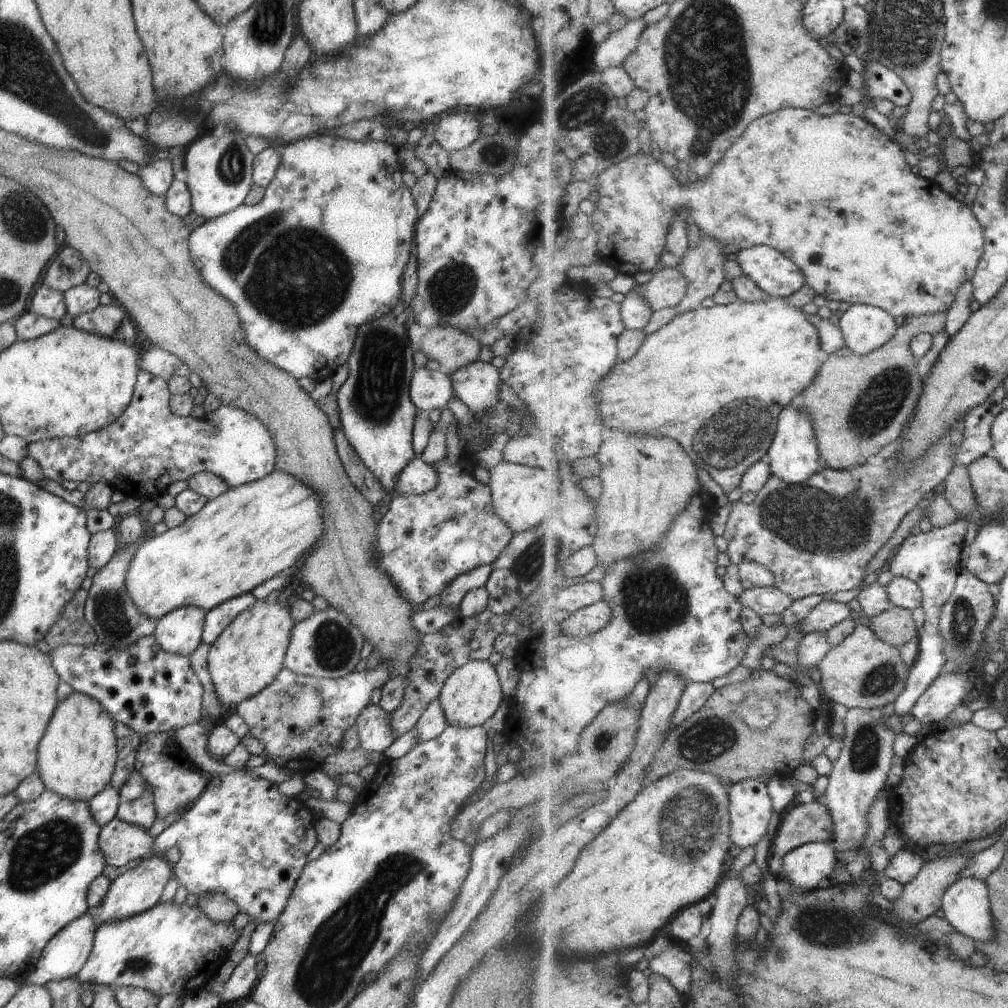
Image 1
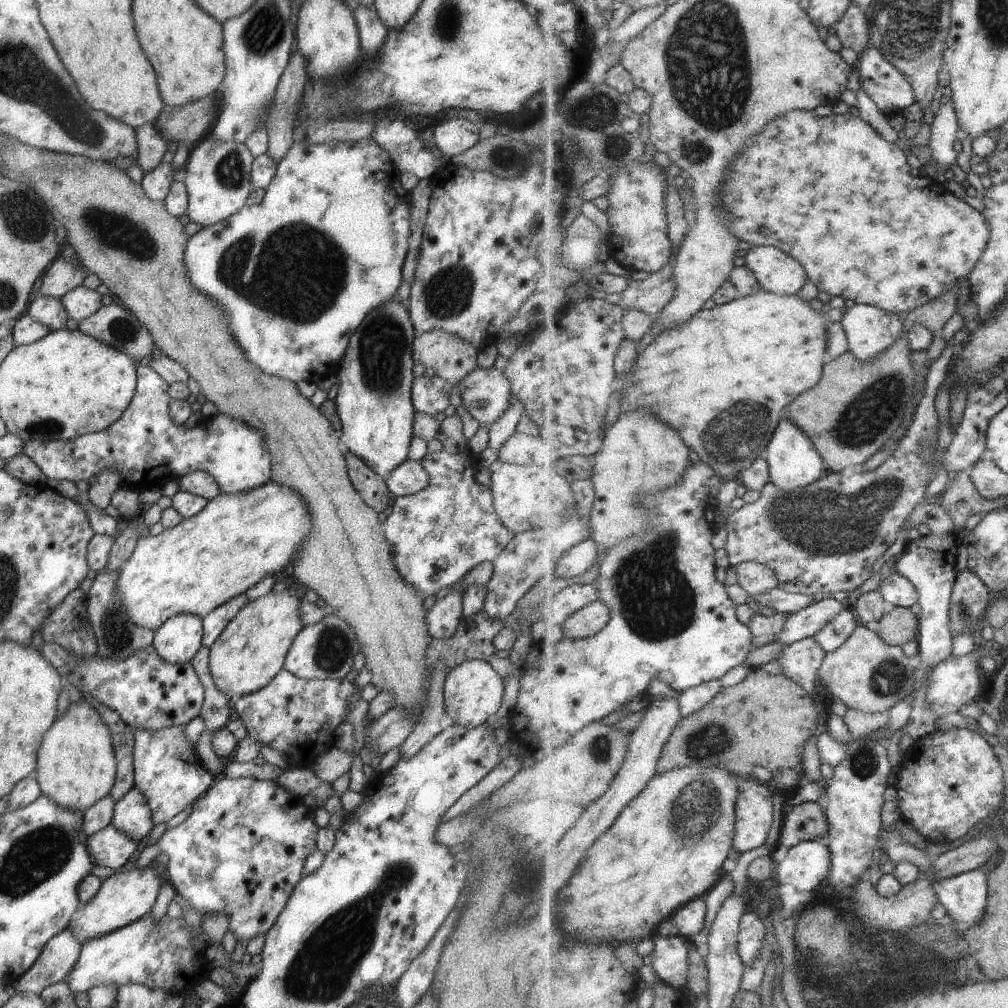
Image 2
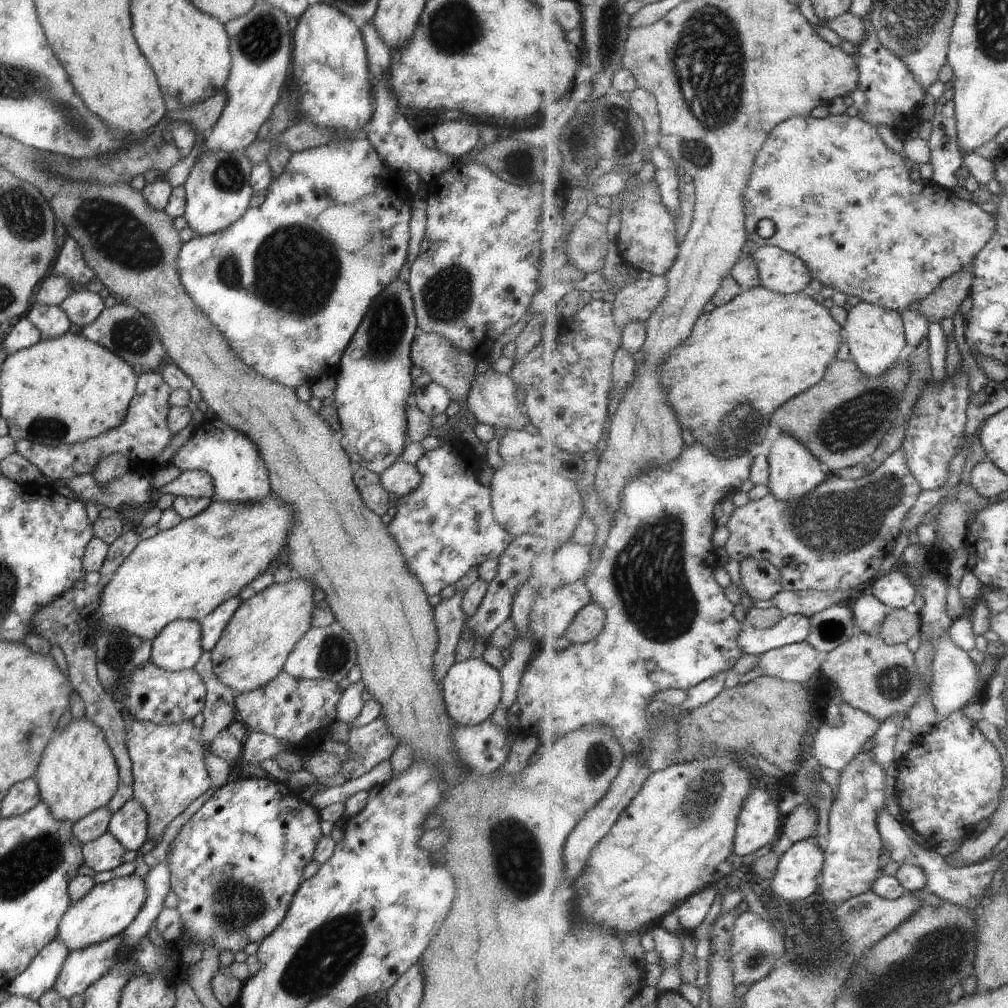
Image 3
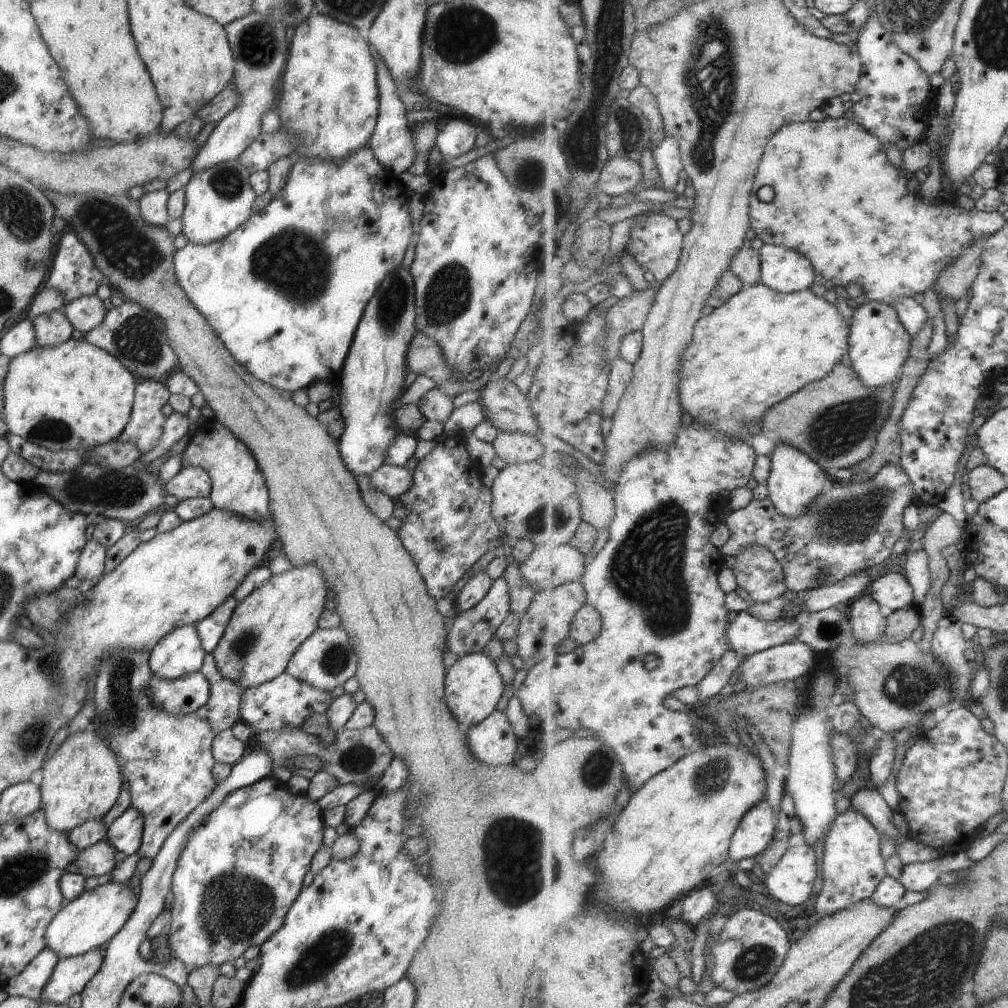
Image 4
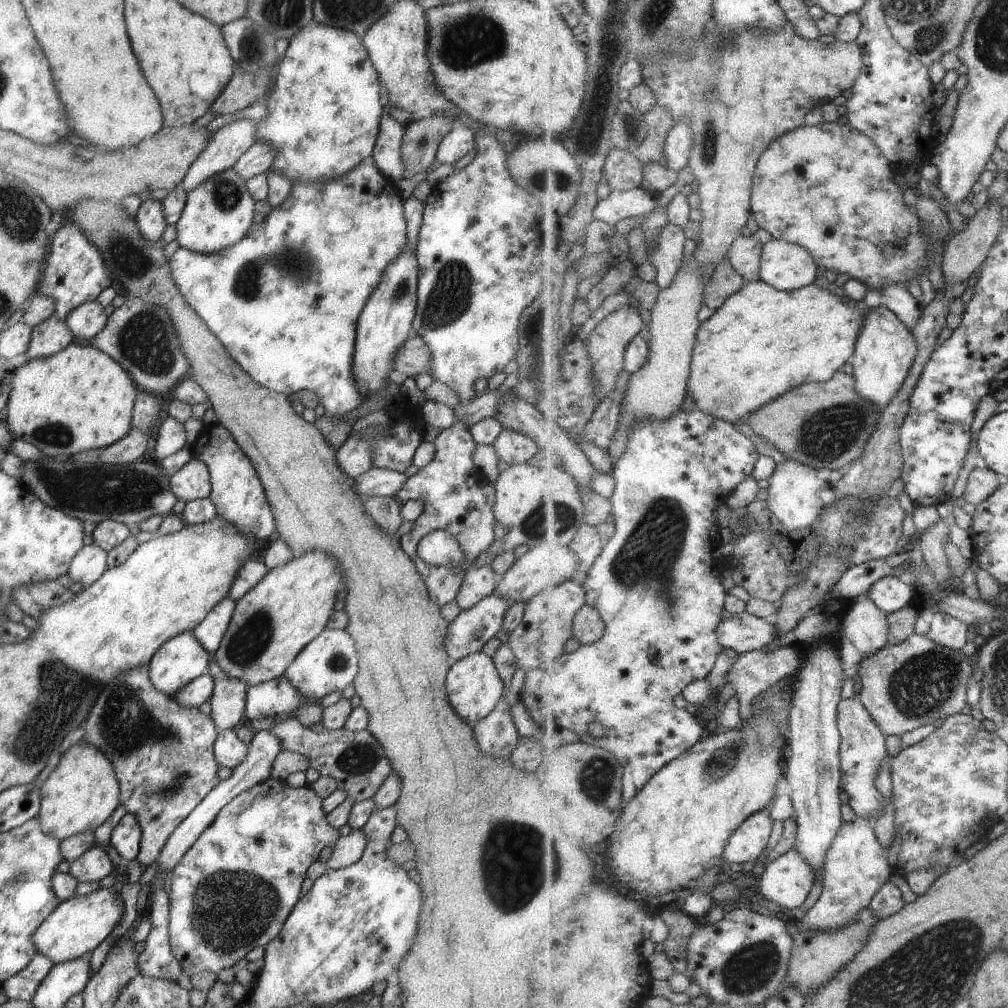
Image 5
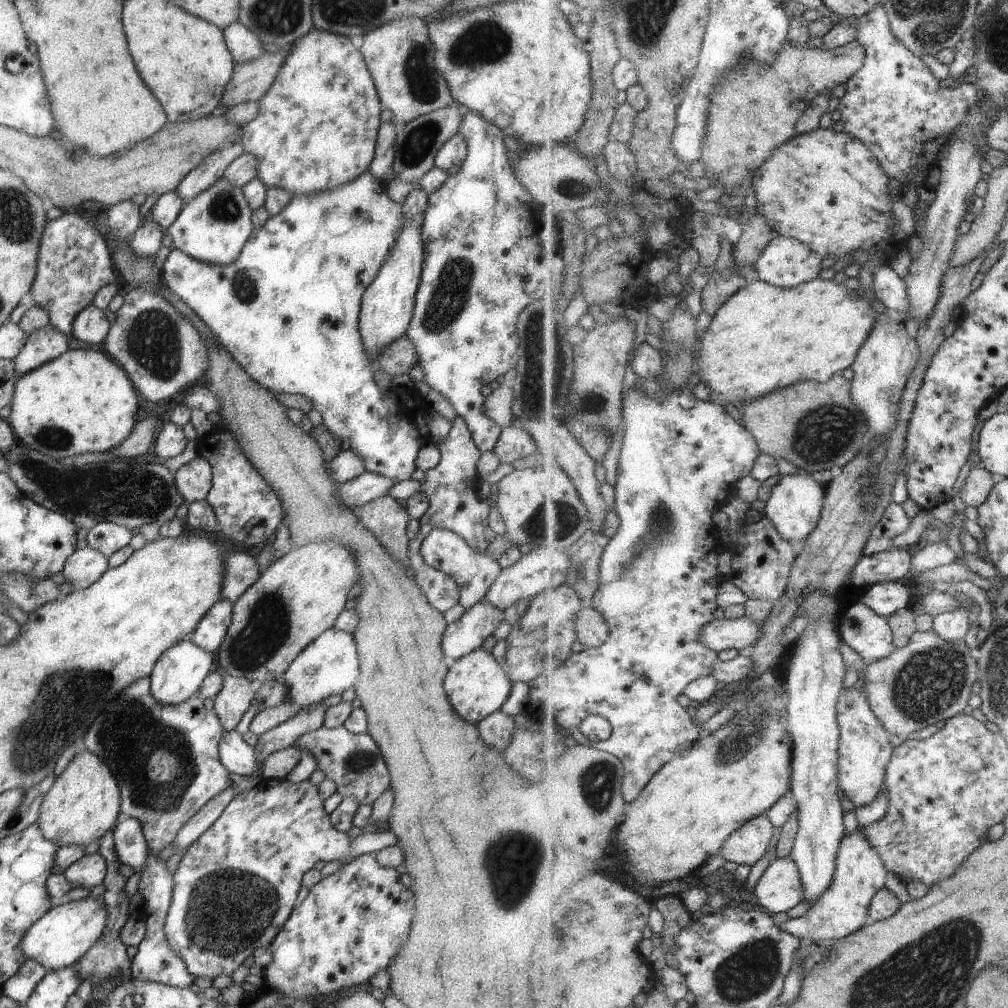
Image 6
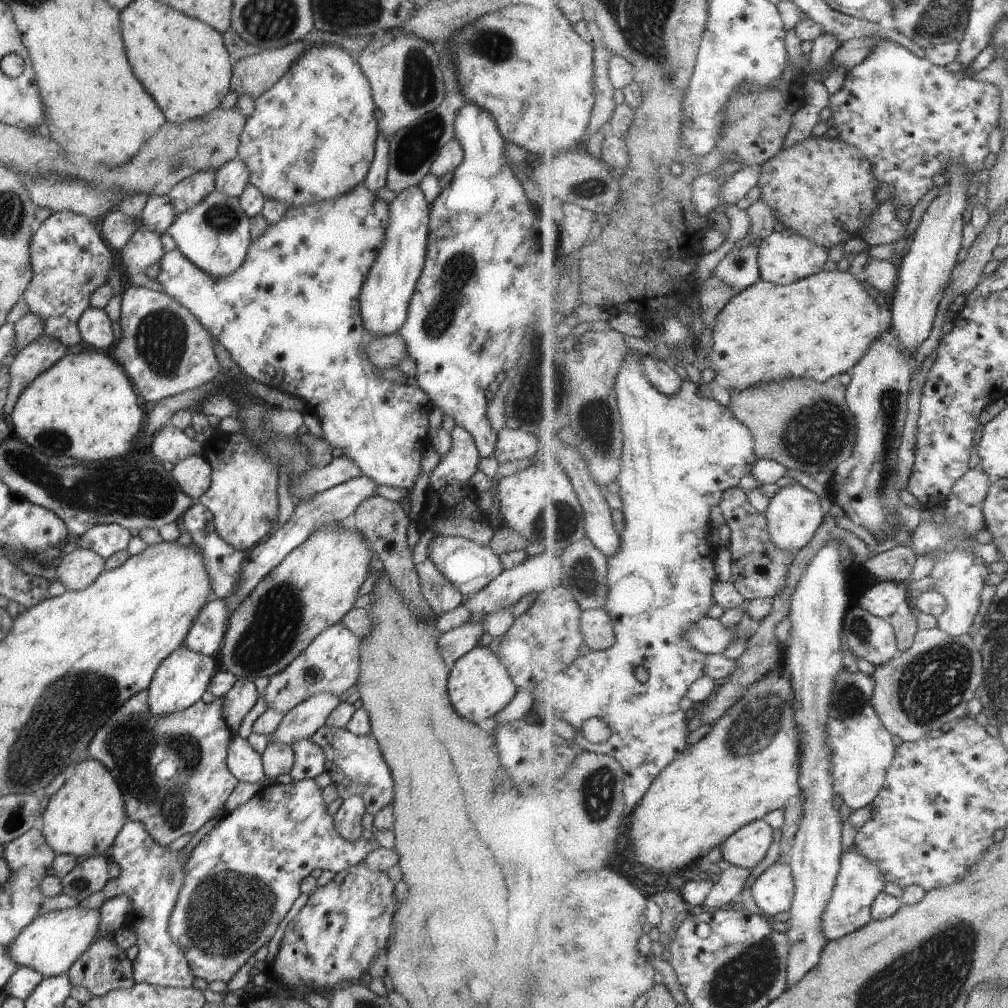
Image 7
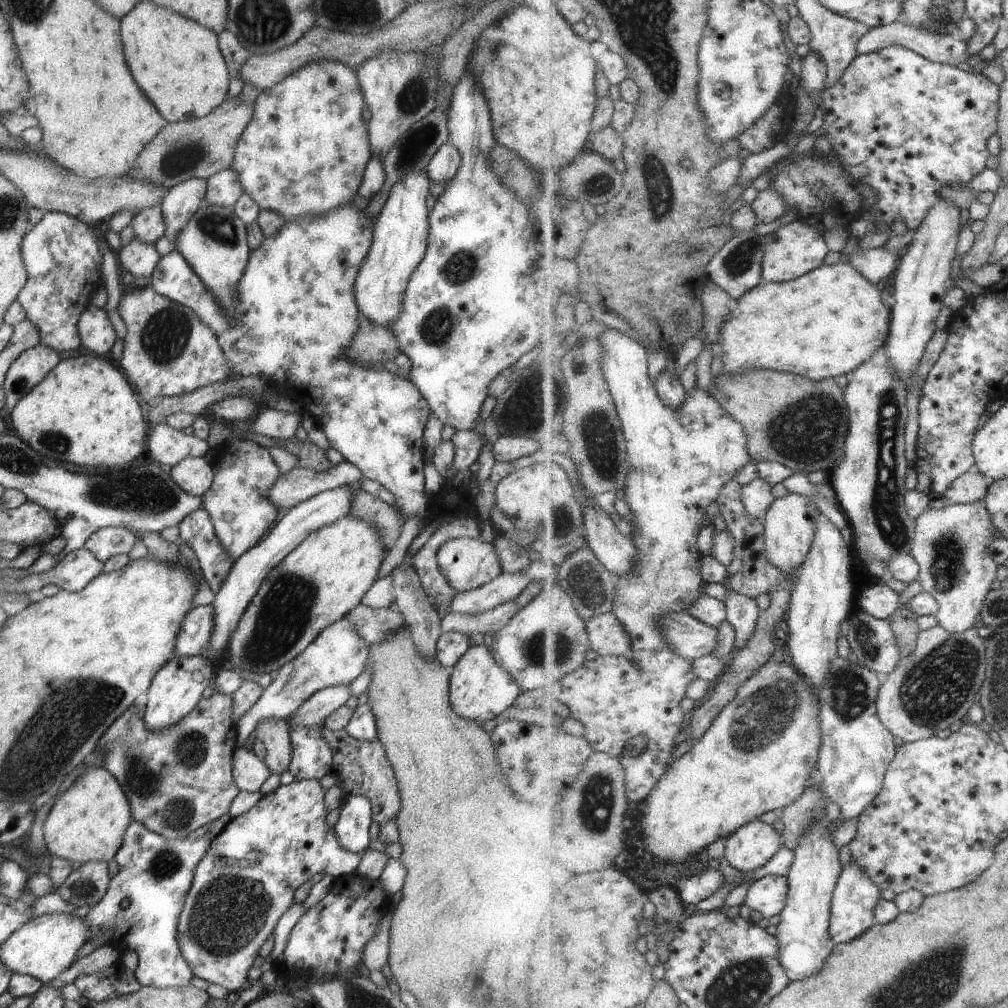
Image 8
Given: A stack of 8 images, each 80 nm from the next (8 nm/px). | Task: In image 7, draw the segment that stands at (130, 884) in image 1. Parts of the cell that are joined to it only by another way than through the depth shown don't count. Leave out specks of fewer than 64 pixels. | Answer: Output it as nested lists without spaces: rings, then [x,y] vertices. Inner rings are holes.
[[[76,905],[71,908],[44,912],[24,926],[23,930],[9,943],[10,959],[17,967],[31,967],[44,977],[65,973],[93,942],[97,924],[99,924],[99,909]]]

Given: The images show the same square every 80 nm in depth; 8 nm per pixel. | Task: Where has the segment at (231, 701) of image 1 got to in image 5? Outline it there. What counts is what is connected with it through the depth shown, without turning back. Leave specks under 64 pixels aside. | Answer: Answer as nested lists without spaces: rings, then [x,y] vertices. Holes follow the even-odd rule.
[[[306,552],[273,569],[234,602],[234,611],[215,649],[219,668],[231,678],[244,682],[248,687],[284,674],[295,655],[324,629],[333,608],[333,594],[341,582],[338,563],[324,552]]]

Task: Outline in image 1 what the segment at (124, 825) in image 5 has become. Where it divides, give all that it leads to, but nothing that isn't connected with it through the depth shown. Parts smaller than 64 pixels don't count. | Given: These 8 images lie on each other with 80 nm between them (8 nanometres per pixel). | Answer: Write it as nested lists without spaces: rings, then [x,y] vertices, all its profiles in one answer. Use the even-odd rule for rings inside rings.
[[[134,768],[118,790],[117,818],[141,825],[147,830],[155,819],[152,790],[144,781],[143,775]]]

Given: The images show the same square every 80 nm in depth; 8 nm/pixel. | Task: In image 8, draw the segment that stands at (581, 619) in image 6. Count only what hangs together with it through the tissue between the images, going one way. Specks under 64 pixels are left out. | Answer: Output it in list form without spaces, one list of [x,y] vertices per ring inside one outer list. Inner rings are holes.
[[[613,611],[586,620],[586,629],[590,635],[591,652],[601,657],[631,657],[629,635]]]

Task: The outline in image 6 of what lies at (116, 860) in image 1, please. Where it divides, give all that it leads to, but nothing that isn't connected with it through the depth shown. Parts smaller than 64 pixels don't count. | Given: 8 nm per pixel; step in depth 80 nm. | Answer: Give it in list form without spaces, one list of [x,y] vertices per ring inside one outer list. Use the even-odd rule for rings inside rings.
[[[100,853],[85,854],[72,862],[63,872],[70,888],[93,888],[101,884],[106,873],[106,862]]]

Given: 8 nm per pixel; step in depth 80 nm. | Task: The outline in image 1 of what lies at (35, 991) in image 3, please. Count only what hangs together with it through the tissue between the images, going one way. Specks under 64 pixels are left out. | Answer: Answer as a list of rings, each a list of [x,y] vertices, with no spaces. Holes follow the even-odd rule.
[[[92,909],[86,910],[83,914],[70,920],[65,926],[62,926],[47,941],[47,944],[44,944],[39,960],[37,960],[32,970],[25,976],[27,977],[25,983],[43,985],[48,980],[75,977],[77,971],[82,969],[84,962],[87,960],[97,928]]]

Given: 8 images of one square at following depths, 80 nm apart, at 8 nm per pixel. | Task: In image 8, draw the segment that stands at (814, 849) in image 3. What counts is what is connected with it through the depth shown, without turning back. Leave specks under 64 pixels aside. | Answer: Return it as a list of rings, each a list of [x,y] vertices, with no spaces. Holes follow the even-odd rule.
[[[769,875],[756,880],[749,886],[745,904],[752,910],[754,917],[773,918],[777,914],[781,914],[787,906],[790,896],[790,882],[785,875]]]

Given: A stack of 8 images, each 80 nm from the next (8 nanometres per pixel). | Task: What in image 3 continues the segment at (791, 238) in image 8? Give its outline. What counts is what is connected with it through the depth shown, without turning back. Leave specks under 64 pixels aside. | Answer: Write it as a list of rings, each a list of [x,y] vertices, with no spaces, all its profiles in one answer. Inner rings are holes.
[[[768,245],[759,247],[753,254],[759,268],[763,287],[780,294],[793,295],[808,290],[814,278],[810,267],[797,254]]]

